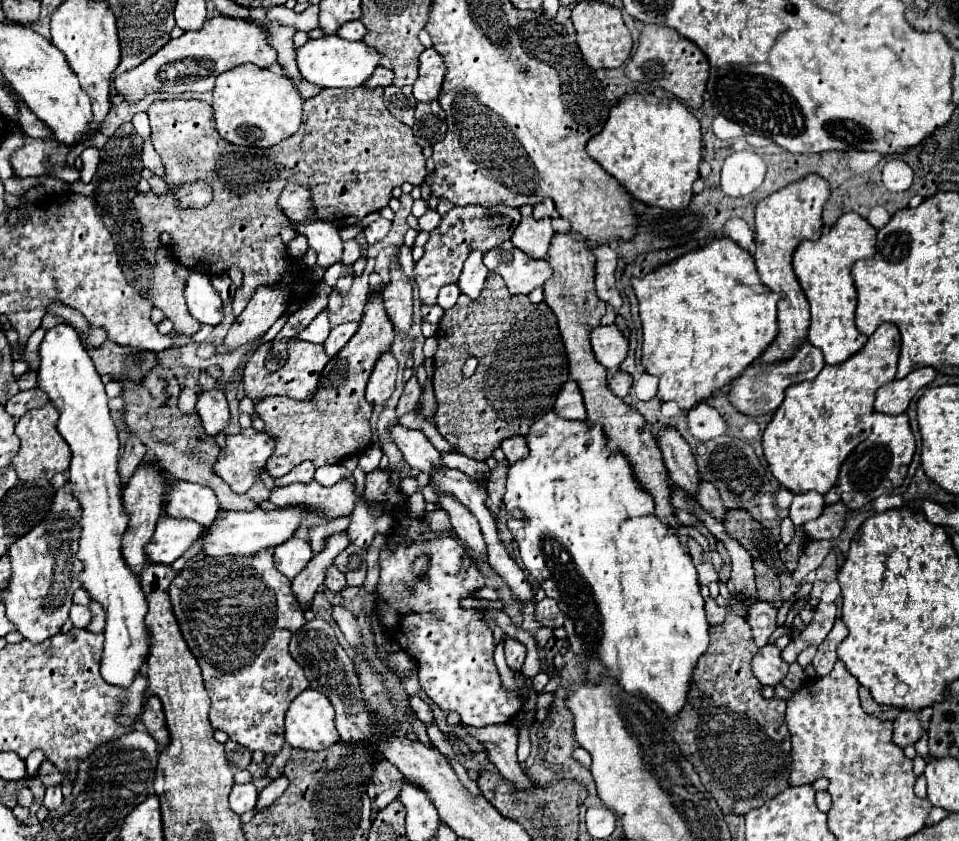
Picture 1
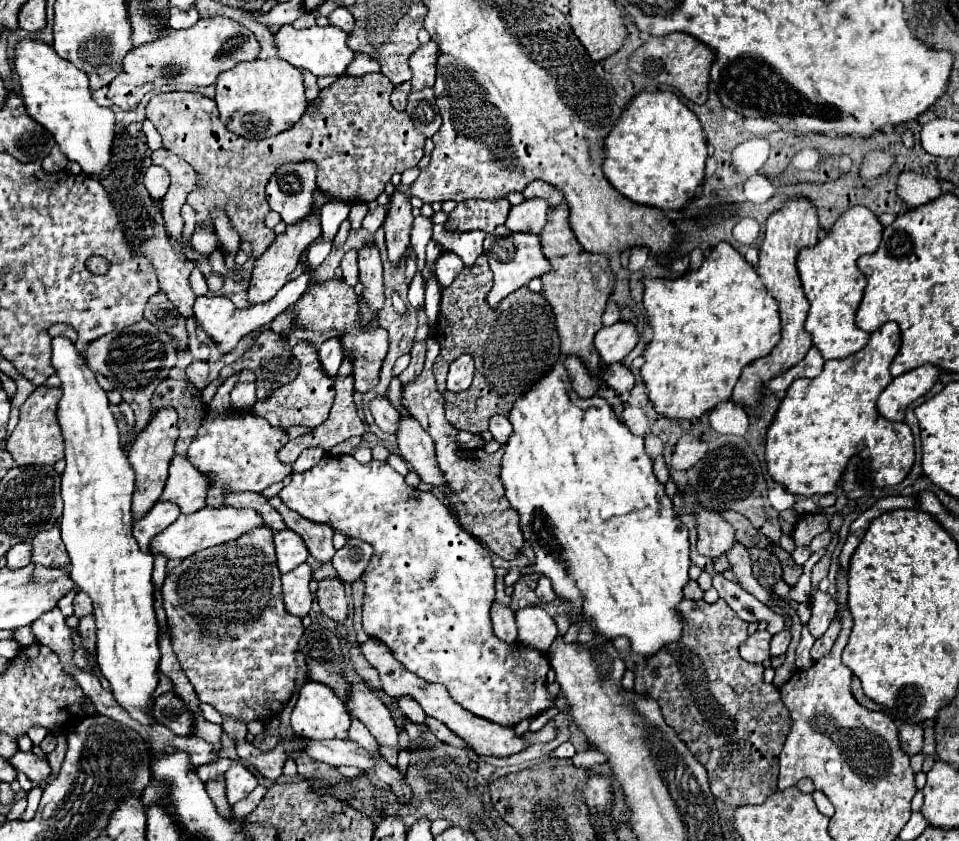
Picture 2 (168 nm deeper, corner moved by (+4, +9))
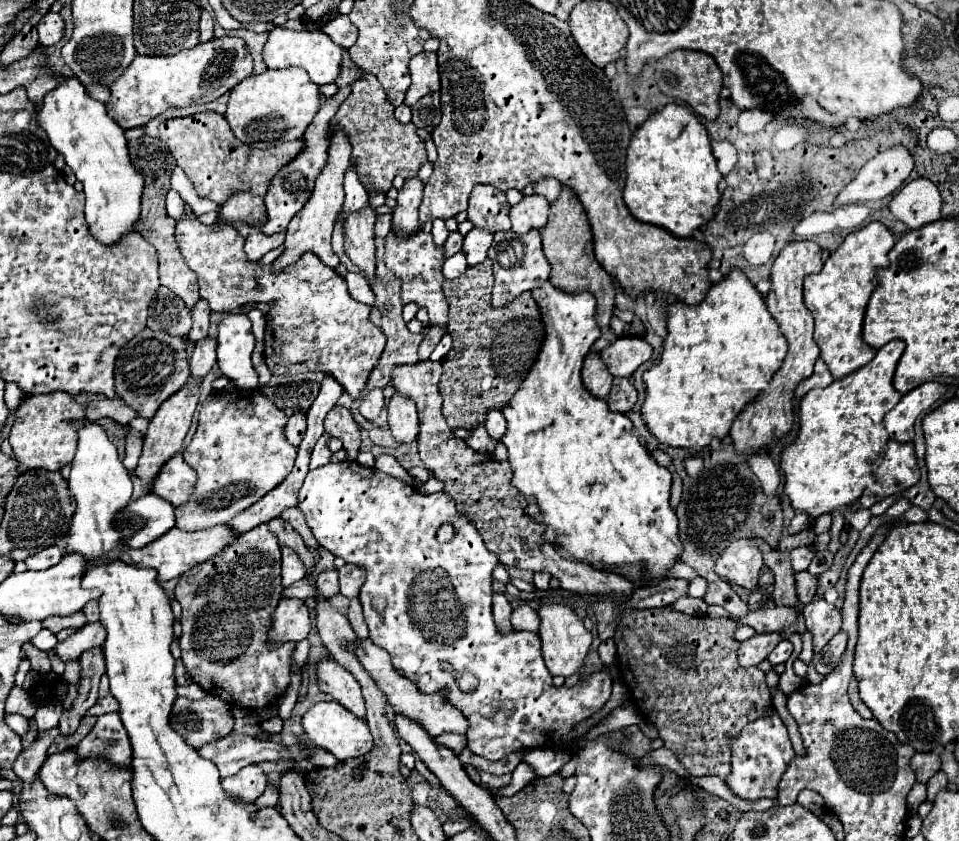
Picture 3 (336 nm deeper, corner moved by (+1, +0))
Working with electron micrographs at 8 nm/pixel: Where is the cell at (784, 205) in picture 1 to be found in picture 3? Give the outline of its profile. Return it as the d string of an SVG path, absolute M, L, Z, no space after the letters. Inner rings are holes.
M791 241L787 243L781 253L777 255L771 267L771 291L765 297L769 313L779 323L789 351L783 361L783 367L771 379L771 385L759 393L733 421L731 425L731 439L739 453L753 453L757 449L765 449L769 443L777 441L785 433L789 433L793 425L793 405L791 397L801 379L807 379L813 373L813 365L819 357L819 347L813 341L813 317L803 303L803 279L811 273L817 273L823 267L821 261L821 247L813 241Z

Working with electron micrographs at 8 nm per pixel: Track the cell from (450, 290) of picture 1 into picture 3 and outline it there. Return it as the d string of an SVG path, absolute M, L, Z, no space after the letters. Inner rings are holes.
M455 253L453 257L445 259L445 265L443 265L443 275L445 279L457 279L463 271L467 269L467 261L465 261L465 253Z

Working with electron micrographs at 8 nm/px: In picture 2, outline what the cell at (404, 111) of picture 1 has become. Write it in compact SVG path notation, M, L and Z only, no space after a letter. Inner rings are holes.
M408 82L396 86L394 92L392 92L392 106L394 106L396 110L404 110L404 108L406 108L406 98L408 98L408 94L410 94L410 84L408 84Z

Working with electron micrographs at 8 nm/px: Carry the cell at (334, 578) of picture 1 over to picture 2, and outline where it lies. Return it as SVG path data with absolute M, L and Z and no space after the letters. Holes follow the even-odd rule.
M274 496L272 500L268 500L272 506L276 506L276 510L282 514L286 526L290 530L294 530L306 544L306 548L310 550L310 554L318 560L318 562L330 562L334 556L334 546L332 546L332 528L328 528L326 524L316 524L310 522L306 518L302 518L298 512L292 512L278 496Z

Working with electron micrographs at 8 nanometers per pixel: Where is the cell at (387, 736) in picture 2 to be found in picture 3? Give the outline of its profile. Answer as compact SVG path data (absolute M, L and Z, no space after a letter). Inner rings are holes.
M333 657L321 659L317 677L319 689L323 693L333 695L333 699L339 701L347 711L351 711L359 719L365 719L365 699L361 695L361 685L347 669L343 669Z

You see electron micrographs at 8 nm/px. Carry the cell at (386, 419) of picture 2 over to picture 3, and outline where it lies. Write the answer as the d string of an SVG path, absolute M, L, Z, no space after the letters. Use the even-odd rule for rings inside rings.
M379 389L369 391L367 397L365 397L365 399L361 401L361 405L359 405L361 415L363 415L365 419L369 419L369 421L375 421L375 419L381 415L383 409L385 409L385 399L383 399L383 393L381 393Z

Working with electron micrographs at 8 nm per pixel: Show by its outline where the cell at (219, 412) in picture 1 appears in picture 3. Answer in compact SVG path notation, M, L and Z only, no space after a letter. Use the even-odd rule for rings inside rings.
M211 337L199 341L191 355L191 377L203 379L215 365L215 341Z

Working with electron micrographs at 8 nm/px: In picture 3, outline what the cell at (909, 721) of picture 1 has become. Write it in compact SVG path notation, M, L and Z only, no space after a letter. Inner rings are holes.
M933 751L931 753L915 753L911 757L911 769L913 769L917 781L921 781L921 783L927 783L931 779L931 775L935 771L939 771L939 765L941 765L939 755Z

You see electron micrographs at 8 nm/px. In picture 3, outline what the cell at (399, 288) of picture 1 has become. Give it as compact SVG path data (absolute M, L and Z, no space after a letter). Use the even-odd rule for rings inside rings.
M417 177L407 179L405 185L399 189L397 205L393 209L393 233L397 237L411 237L419 231L421 223L417 207L421 203L421 197L423 197L423 183Z

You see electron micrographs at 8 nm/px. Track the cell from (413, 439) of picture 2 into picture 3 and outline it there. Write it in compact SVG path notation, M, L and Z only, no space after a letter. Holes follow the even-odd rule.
M395 393L387 405L389 411L389 429L395 437L395 441L403 445L411 445L417 441L419 433L419 421L417 421L417 409L415 403L399 393Z

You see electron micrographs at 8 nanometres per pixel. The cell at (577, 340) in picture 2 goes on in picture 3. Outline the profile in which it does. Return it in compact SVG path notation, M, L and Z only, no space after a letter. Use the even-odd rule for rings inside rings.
M563 187L563 193L559 195L559 199L555 203L551 203L549 221L543 227L541 237L543 237L543 253L551 265L553 287L557 287L565 293L589 291L593 297L597 297L595 299L597 301L595 319L601 329L601 337L593 343L591 353L603 351L607 345L611 345L617 339L617 335L609 327L609 319L615 309L615 285L613 285L611 275L597 263L597 259L593 255L593 241L591 241L591 229L587 223L587 213L583 211L577 195L571 189Z

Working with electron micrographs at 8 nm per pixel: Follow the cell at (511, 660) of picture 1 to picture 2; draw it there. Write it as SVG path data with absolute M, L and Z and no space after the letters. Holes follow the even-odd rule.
M492 604L490 610L490 618L492 618L492 626L494 626L494 634L504 640L504 642L516 642L516 620L514 620L514 612L508 606L502 604Z

